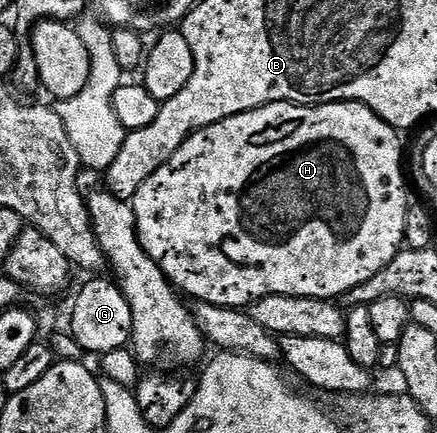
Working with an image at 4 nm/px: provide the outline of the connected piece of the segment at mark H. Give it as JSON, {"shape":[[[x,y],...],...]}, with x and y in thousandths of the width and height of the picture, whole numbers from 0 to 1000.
{"shape":[[[618,236],[584,254],[515,273],[476,296],[444,303],[355,402],[320,425],[302,460],[316,552],[330,582],[339,582],[343,598],[375,628],[389,658],[428,691],[444,688],[446,700],[570,711],[613,684],[780,691],[805,665],[851,647],[851,637],[860,637],[860,628],[870,628],[870,619],[879,619],[922,575],[929,494],[941,480],[943,460],[929,450],[934,411],[924,400],[920,328],[911,319],[918,319],[913,303],[860,268],[860,259],[851,259],[828,236],[753,236],[739,245]]]}

